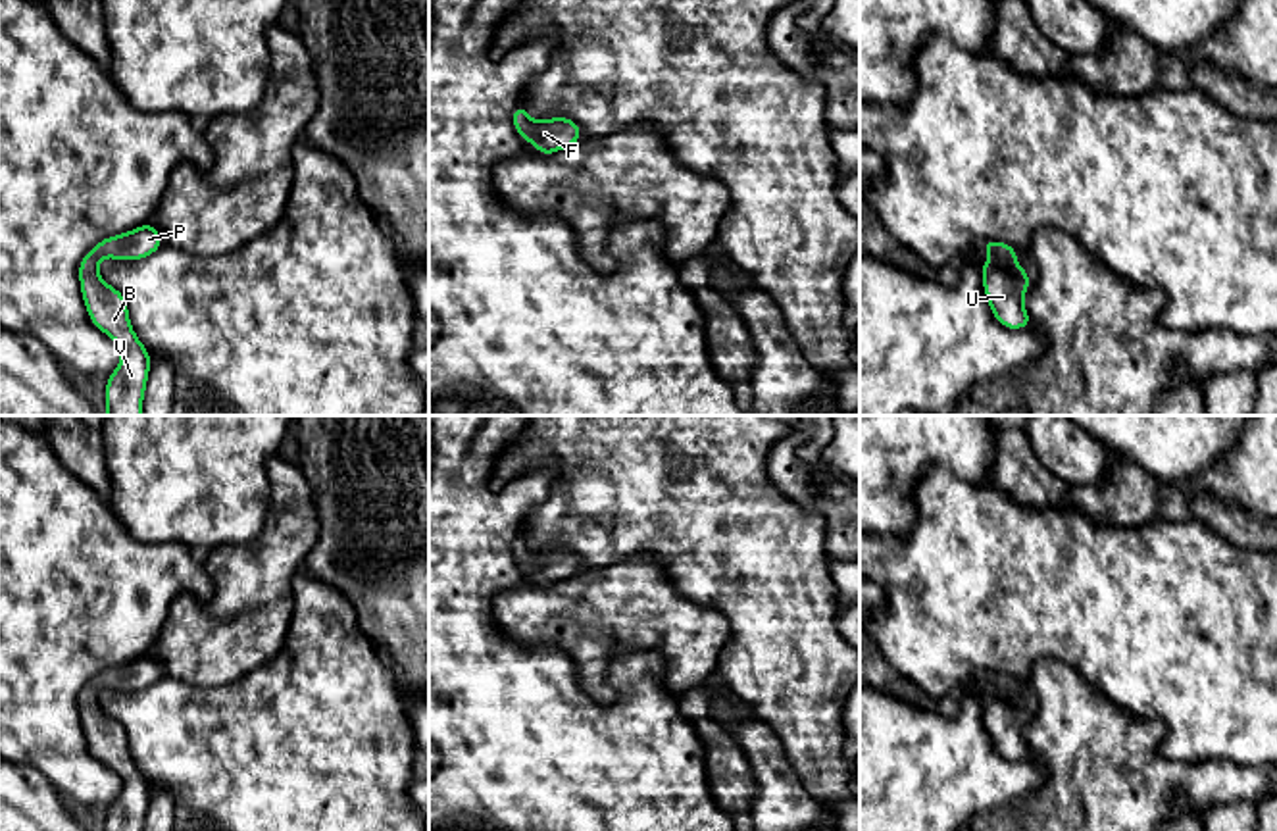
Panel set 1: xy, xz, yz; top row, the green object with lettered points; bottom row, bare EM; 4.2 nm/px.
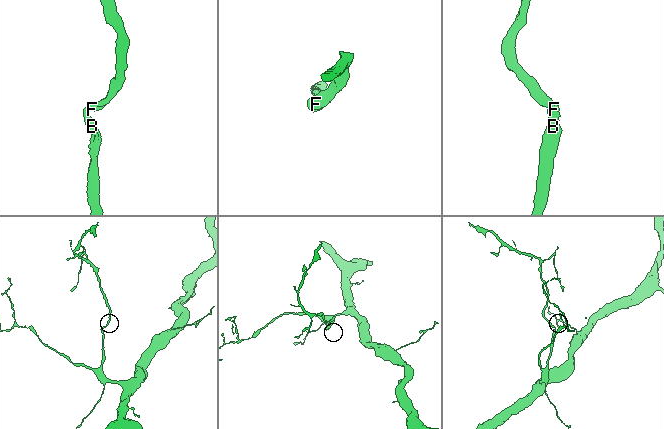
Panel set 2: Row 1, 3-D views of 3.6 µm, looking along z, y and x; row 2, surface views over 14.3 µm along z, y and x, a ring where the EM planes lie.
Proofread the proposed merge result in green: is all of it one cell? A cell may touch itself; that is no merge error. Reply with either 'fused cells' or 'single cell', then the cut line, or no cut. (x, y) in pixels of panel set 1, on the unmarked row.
single cell; cut none

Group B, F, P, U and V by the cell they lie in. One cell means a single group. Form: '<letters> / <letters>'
B F P U V

